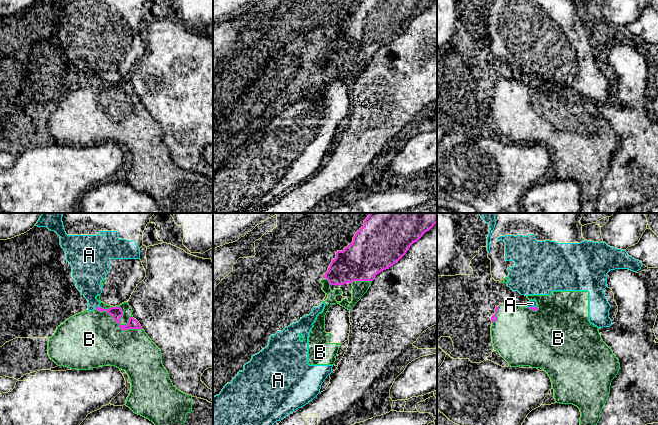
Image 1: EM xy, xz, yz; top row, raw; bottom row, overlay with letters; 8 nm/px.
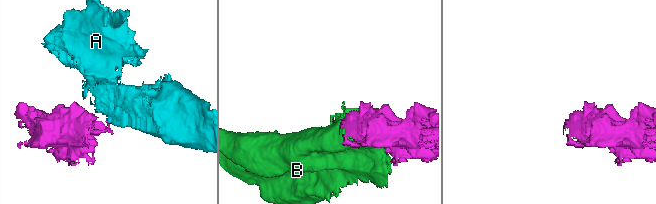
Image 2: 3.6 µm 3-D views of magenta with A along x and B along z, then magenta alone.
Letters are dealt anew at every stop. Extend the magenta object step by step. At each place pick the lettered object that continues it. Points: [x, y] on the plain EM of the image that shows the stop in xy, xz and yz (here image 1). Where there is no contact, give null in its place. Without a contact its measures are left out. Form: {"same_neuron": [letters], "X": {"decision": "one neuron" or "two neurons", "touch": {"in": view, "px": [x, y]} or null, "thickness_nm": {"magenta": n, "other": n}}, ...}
{"same_neuron": ["B"], "A": {"decision": "two neurons", "touch": {"in": "xy", "px": [97, 83]}, "thickness_nm": {"magenta": 90, "other": 220}}, "B": {"decision": "one neuron", "touch": {"in": "xy", "px": [118, 99]}, "thickness_nm": {"magenta": 90, "other": 440}}}

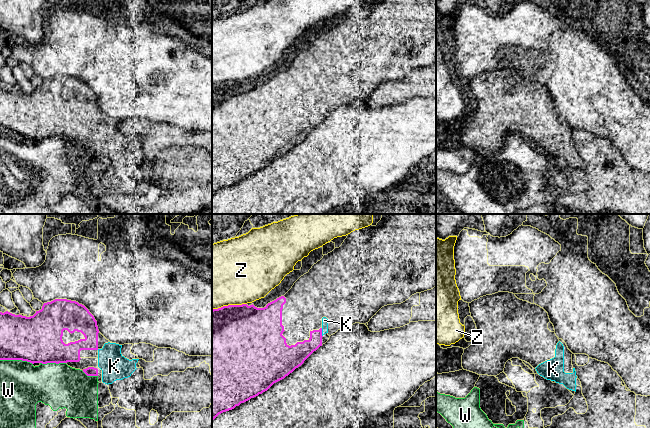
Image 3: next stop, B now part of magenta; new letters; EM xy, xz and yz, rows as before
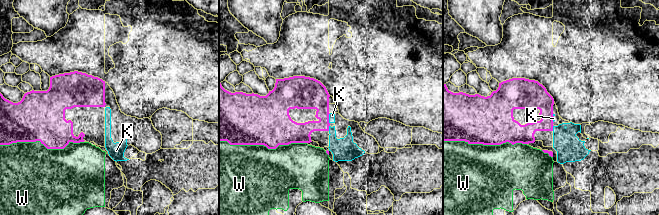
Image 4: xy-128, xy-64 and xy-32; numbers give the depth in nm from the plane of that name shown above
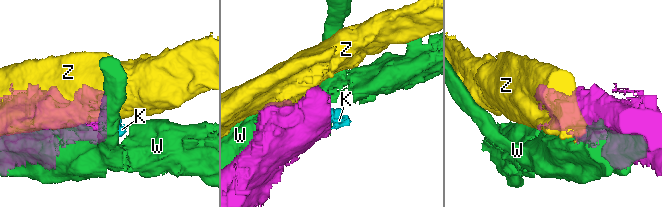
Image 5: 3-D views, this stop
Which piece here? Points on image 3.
{"same_neuron": ["K"], "K": {"decision": "one neuron", "touch": {"in": "xz", "px": [321, 108]}, "thickness_nm": {"magenta": 160, "other": 50}}, "W": {"decision": "two neurons", "touch": {"in": "xy", "px": [16, 135]}, "thickness_nm": {"magenta": 380, "other": 360}}, "Z": {"decision": "two neurons", "touch": {"in": "xz", "px": [229, 81]}, "thickness_nm": {"magenta": 500, "other": 500}}}

